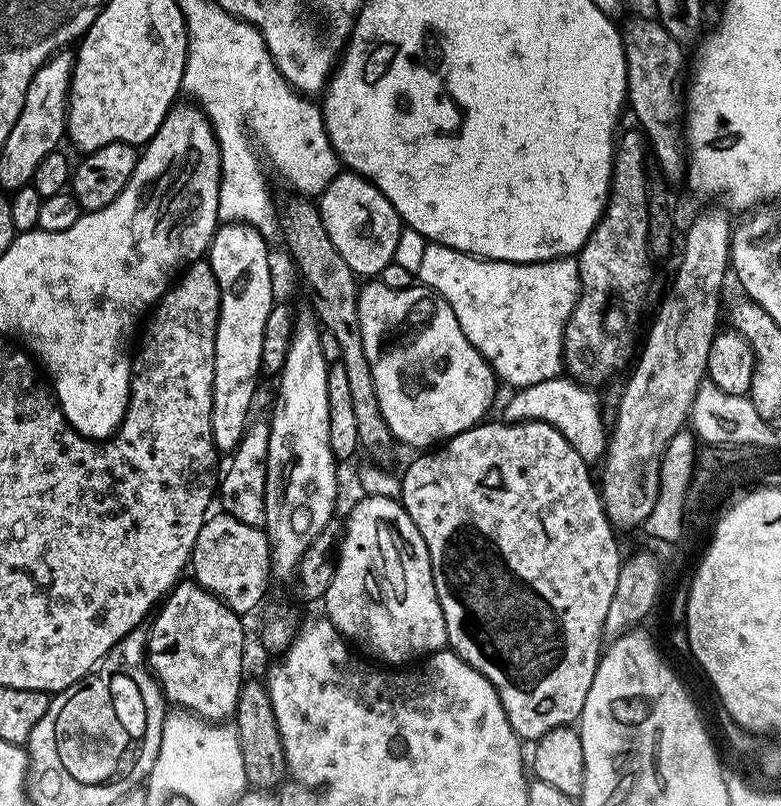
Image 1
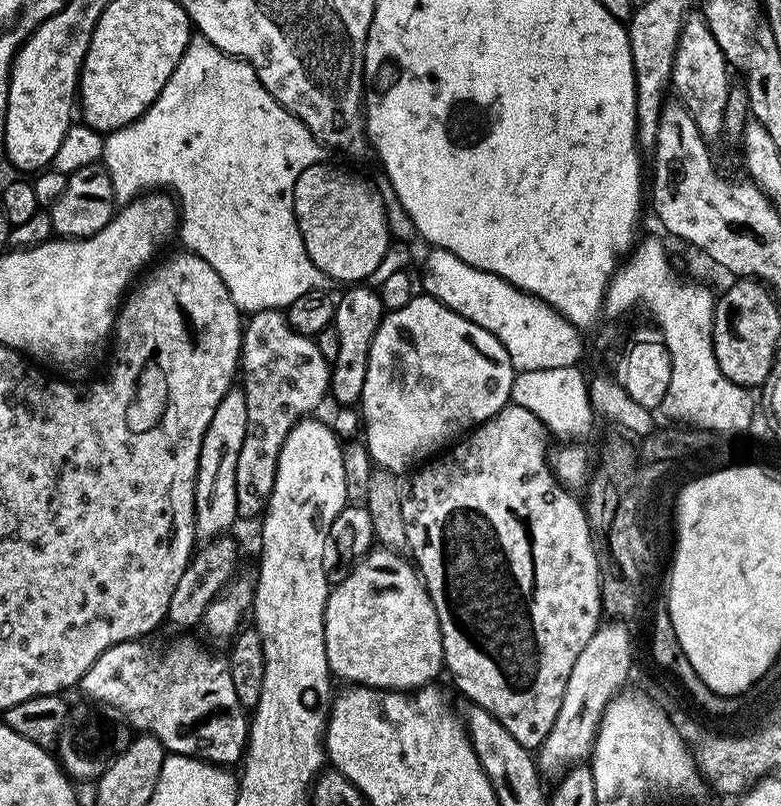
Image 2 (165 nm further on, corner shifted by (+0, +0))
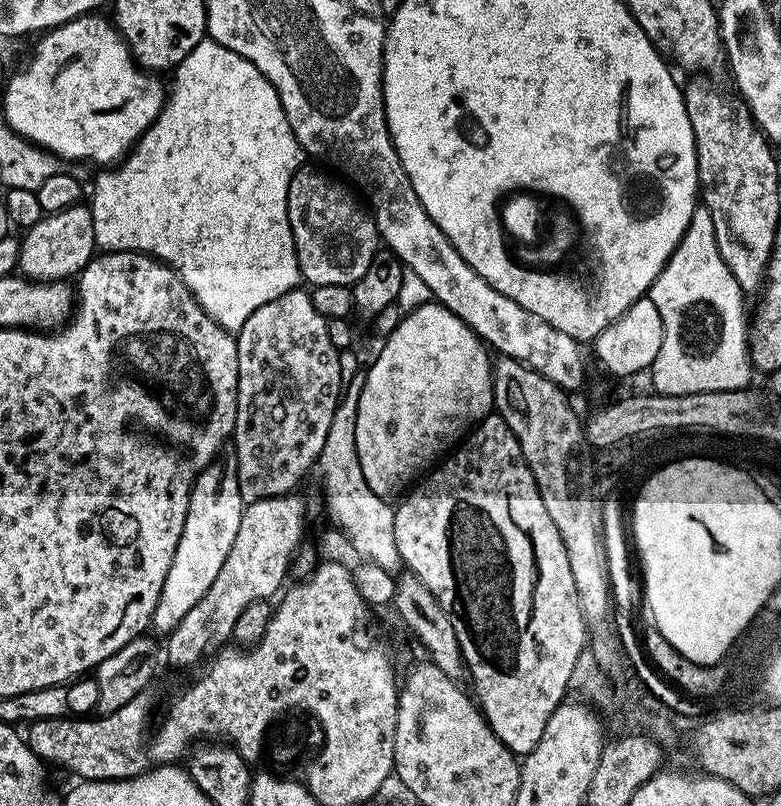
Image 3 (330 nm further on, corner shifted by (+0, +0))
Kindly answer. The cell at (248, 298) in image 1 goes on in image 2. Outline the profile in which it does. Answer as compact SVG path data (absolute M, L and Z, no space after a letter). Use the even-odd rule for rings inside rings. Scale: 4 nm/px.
M230 390L218 402L210 426L202 438L202 450L198 458L196 475L196 534L201 541L223 536L228 527L238 520L236 515L236 487L234 474L238 470L238 453L242 450L242 438L246 438L246 398L243 391Z

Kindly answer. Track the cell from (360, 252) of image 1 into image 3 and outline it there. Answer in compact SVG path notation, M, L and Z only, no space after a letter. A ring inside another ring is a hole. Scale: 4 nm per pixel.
M300 167L294 178L290 178L288 191L288 217L300 274L312 286L351 286L370 270L370 262L374 262L377 252L381 251L376 219L351 187L316 168Z

